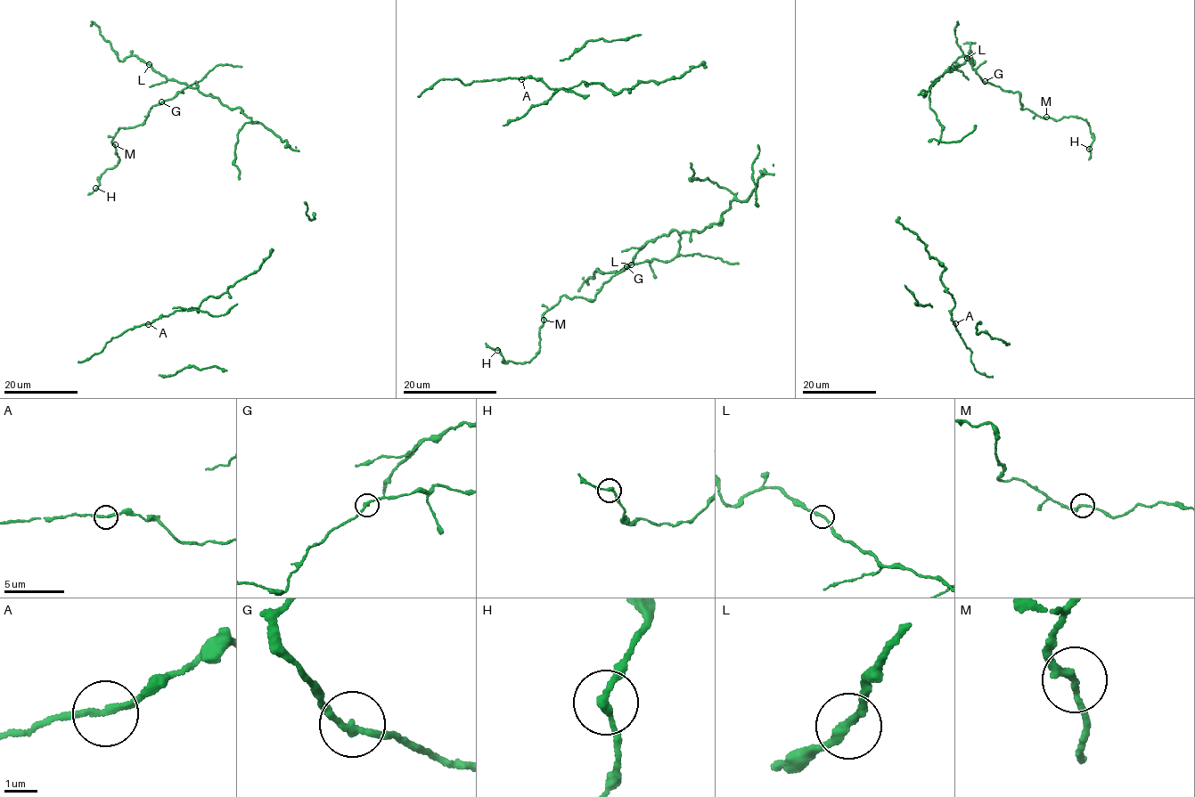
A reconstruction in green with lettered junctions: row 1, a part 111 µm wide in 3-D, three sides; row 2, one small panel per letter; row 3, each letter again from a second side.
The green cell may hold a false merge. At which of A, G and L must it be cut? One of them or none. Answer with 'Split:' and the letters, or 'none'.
Split: none

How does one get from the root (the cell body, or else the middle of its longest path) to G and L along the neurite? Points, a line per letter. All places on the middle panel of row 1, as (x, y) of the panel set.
G: (769, 174), (765, 169), (746, 199), (730, 203), (719, 223), (680, 233), (673, 259), (626, 267)
L: (769, 174), (765, 169), (746, 199), (730, 203), (719, 223), (649, 240), (631, 264)

